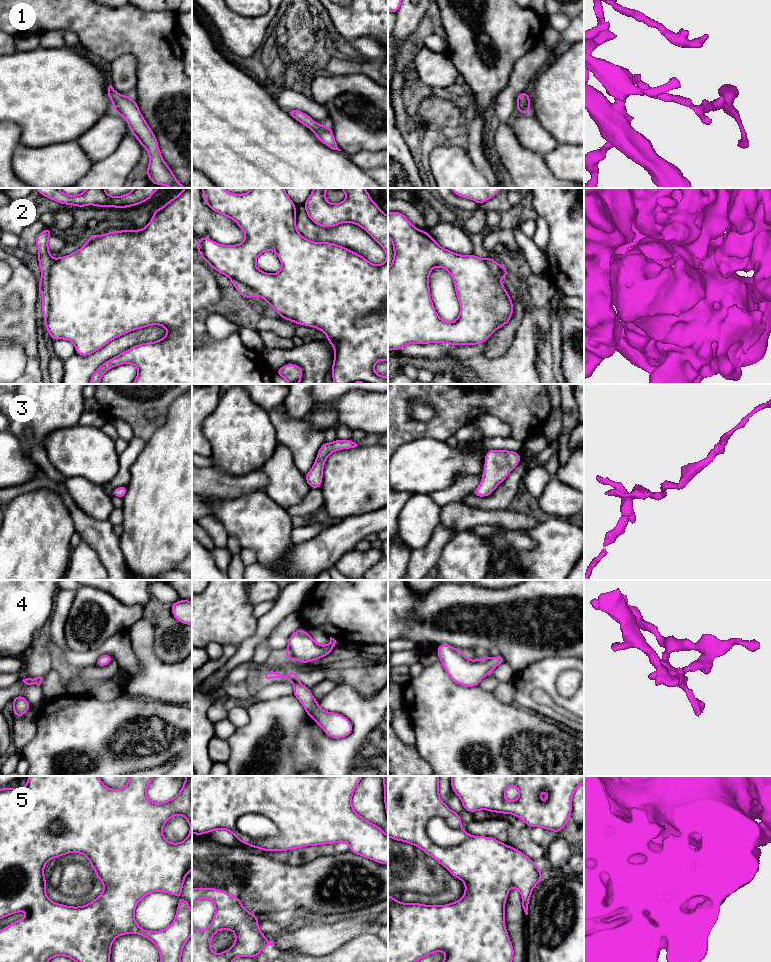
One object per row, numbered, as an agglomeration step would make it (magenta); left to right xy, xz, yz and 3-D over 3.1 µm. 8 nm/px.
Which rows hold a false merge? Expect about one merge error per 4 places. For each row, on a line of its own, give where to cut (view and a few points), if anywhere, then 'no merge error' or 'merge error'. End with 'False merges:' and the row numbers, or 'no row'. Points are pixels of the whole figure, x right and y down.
1: no cut | no merge error
2: no cut | no merge error
3: no cut | no merge error
4: no cut | no merge error
5: no cut | no merge error
False merges: no row

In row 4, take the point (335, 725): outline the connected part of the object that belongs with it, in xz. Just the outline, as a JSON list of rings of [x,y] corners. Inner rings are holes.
[[[269,670],[262,677],[264,681],[279,677],[290,680],[294,686],[293,695],[300,701],[308,716],[324,730],[327,736],[333,739],[348,737],[353,731],[352,723],[348,718],[339,713],[323,711],[310,689],[300,682],[296,676],[296,672],[289,671],[287,675],[281,675],[280,673]]]

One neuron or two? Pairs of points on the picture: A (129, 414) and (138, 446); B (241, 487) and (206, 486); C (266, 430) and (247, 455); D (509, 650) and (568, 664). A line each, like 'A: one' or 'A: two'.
A: two
B: one
C: one
D: two

